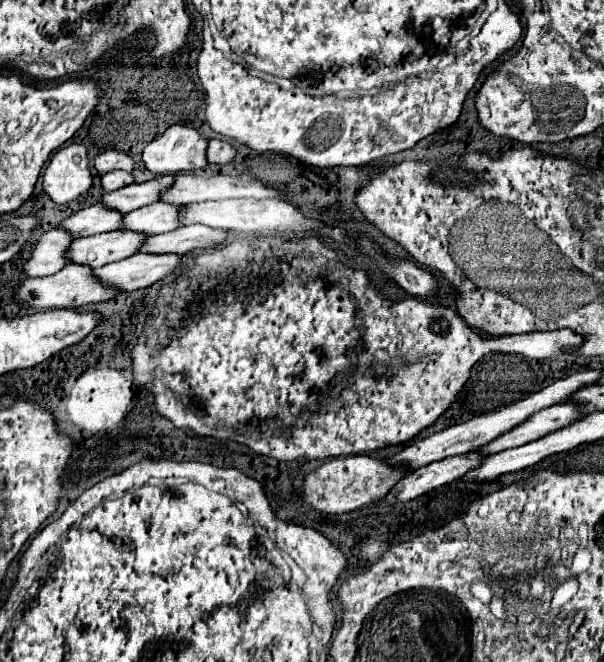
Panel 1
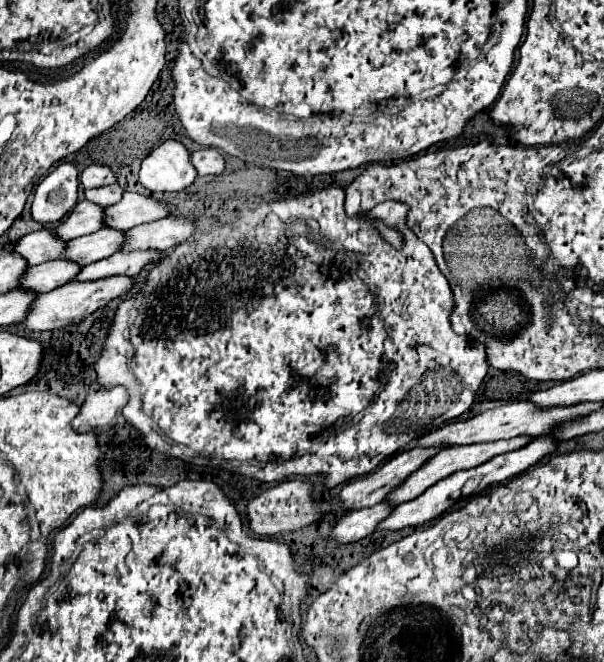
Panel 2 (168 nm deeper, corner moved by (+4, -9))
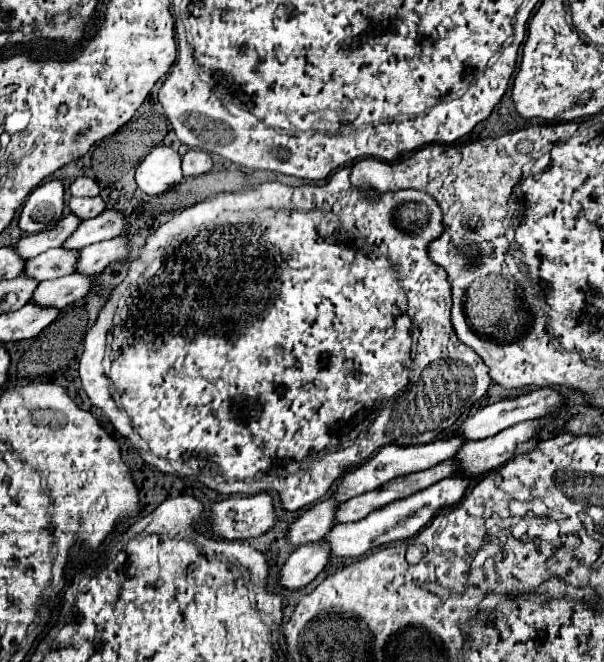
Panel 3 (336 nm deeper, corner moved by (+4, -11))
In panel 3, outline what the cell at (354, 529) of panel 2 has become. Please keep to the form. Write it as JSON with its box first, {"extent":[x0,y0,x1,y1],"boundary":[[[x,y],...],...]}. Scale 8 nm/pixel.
{"extent":[278,543,328,591],"boundary":[[[310,543],[308,547],[298,547],[292,551],[292,555],[286,559],[278,573],[280,587],[288,591],[296,591],[306,587],[328,563],[328,547],[318,543]]]}

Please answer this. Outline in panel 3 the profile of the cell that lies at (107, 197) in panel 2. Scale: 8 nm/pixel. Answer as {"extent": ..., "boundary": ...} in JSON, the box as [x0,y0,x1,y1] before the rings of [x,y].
{"extent":[68,197,104,219],"boundary":[[[72,197],[68,209],[72,215],[78,215],[78,219],[90,219],[104,211],[104,201],[100,197]]]}

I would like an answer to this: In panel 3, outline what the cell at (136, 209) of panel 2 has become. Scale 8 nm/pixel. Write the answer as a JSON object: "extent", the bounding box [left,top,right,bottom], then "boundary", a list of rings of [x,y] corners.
{"extent":[64,211,128,249],"boundary":[[[102,211],[98,217],[94,219],[86,219],[78,225],[78,231],[74,231],[74,235],[70,235],[70,239],[66,239],[64,249],[82,249],[86,245],[98,243],[98,241],[106,241],[106,239],[114,239],[118,237],[128,225],[126,215],[118,213],[118,211]]]}

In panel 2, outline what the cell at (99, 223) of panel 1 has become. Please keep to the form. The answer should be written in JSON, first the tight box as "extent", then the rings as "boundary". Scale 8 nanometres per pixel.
{"extent":[14,229,66,265],"boundary":[[[40,229],[22,237],[14,251],[22,255],[28,265],[40,265],[44,261],[62,257],[62,253],[66,253],[66,241],[54,237],[54,229]]]}

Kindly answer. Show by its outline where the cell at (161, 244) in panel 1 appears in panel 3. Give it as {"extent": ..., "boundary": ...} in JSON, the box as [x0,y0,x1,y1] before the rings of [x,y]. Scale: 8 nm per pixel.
{"extent":[30,275,92,309],"boundary":[[[64,275],[58,277],[54,281],[46,281],[46,283],[38,283],[30,303],[40,305],[40,307],[56,307],[56,309],[64,309],[66,305],[82,299],[88,291],[90,291],[90,283],[92,277],[88,275]]]}

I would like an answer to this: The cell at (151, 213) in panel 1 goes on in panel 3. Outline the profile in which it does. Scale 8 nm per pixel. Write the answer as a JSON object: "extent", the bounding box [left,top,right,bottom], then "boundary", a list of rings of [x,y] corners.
{"extent":[24,247,78,281],"boundary":[[[62,247],[58,249],[50,249],[44,251],[42,255],[36,255],[34,259],[28,259],[24,263],[24,275],[30,279],[46,281],[46,279],[56,279],[62,275],[70,275],[74,271],[78,259],[78,251],[62,251]]]}

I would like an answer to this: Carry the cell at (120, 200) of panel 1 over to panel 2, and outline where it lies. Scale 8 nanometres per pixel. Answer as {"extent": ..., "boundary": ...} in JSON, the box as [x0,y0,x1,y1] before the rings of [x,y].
{"extent":[56,201,106,241],"boundary":[[[80,201],[74,205],[68,219],[56,225],[56,233],[58,237],[70,241],[82,235],[96,233],[98,229],[104,229],[104,227],[106,227],[106,209],[102,209],[100,205],[94,205],[92,201]]]}

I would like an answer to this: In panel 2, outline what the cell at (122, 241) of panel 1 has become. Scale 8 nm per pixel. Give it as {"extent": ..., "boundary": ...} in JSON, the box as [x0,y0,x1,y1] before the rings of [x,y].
{"extent":[22,259,82,293],"boundary":[[[66,259],[46,261],[42,265],[28,269],[28,273],[22,279],[22,287],[34,289],[36,293],[48,293],[58,285],[74,281],[74,273],[78,273],[78,269],[82,269],[82,265],[74,261],[66,261]]]}

